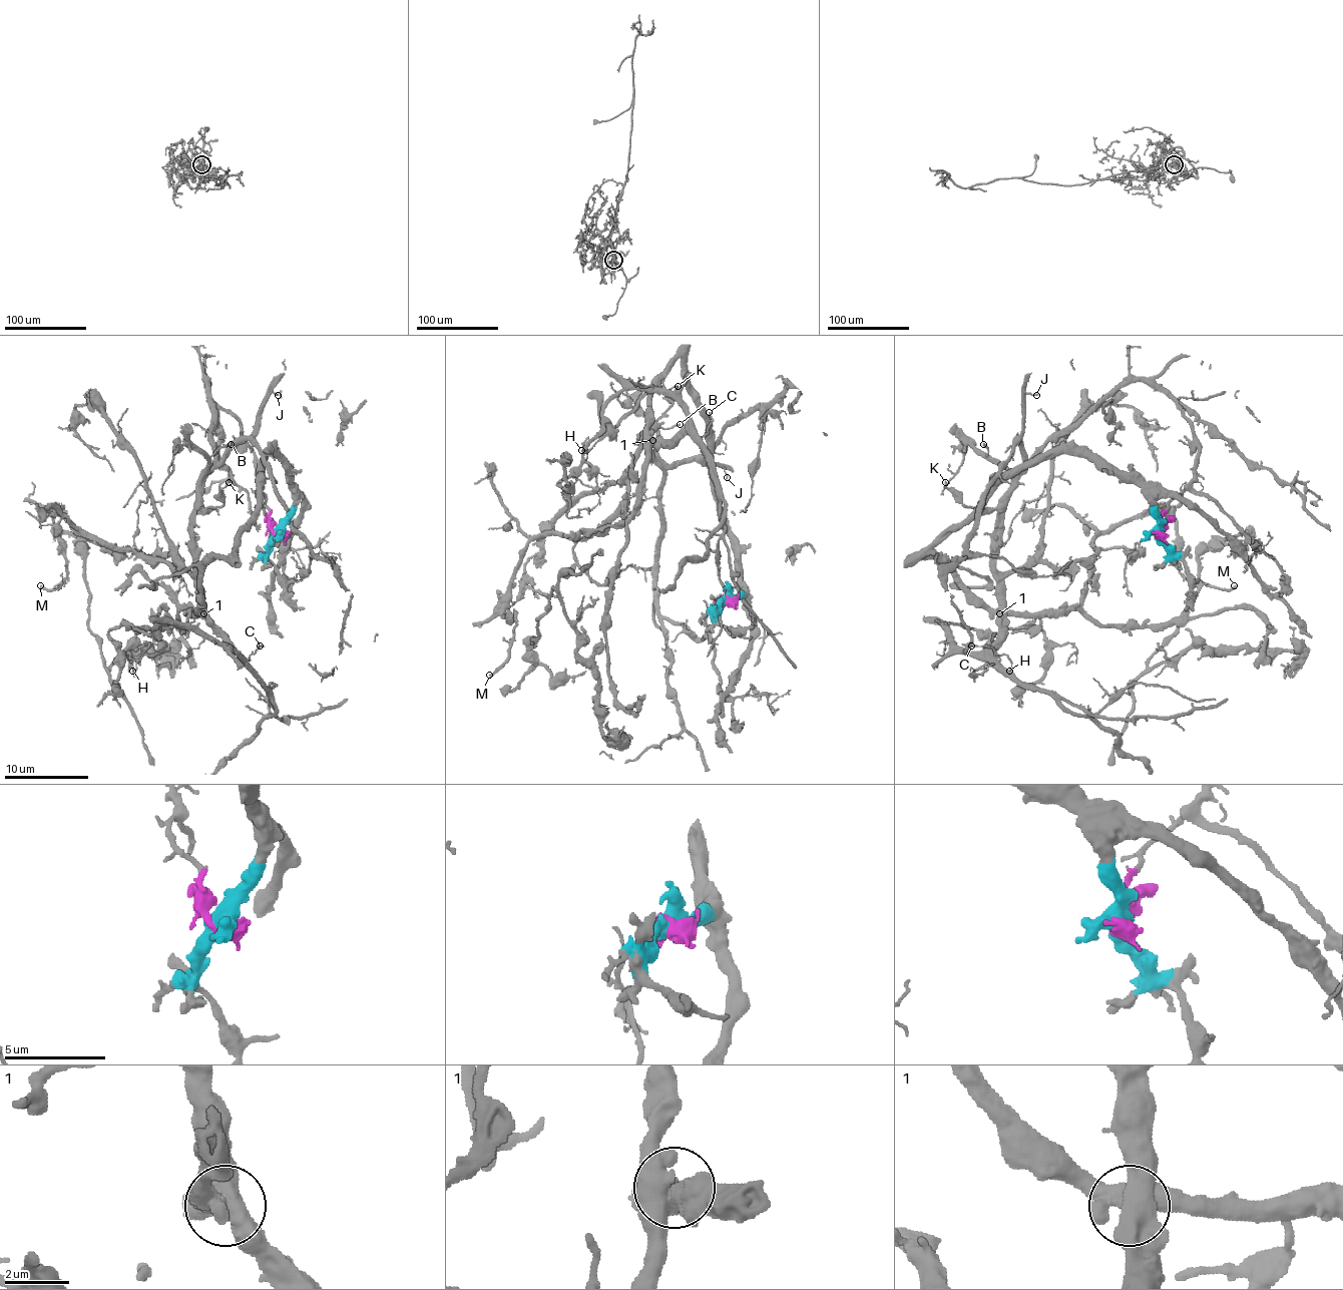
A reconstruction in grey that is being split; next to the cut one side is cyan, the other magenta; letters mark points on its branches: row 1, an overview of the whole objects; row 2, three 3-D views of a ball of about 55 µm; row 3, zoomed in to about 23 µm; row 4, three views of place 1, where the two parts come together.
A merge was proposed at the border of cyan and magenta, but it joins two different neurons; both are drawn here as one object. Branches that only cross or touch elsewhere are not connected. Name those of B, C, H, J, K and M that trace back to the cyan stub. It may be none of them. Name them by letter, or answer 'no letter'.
no letter

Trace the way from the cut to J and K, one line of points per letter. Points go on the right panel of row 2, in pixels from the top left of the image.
J: (1159, 534), (1197, 452), (1193, 425), (1172, 399), (1124, 380), (1030, 460), (1020, 443), (1022, 395), (1037, 395)
K: (1159, 534), (1193, 477), (1197, 441), (1143, 380), (1120, 383), (1064, 427), (995, 509), (965, 506), (944, 481)

